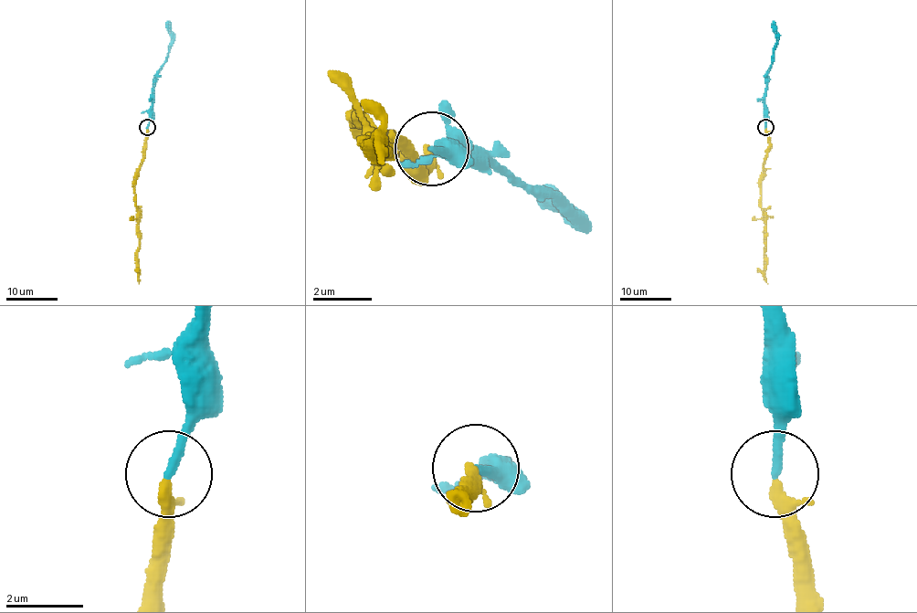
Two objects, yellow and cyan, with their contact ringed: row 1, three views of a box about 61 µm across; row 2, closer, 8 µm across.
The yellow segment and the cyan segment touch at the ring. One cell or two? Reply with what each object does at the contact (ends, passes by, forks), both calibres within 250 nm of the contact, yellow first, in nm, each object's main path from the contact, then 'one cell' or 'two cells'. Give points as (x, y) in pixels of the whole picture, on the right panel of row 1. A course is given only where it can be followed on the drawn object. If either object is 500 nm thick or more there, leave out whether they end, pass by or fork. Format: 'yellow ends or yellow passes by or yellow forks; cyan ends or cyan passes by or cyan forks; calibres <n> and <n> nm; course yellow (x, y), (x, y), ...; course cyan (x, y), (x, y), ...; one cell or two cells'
yellow passes by; cyan ends; calibres 240 and 220 nm; course yellow (764, 128), (769, 152), (760, 184), (764, 224), (764, 280), (767, 283); course cyan (764, 127), (766, 75), (776, 41), (776, 27), (773, 21); one cell

